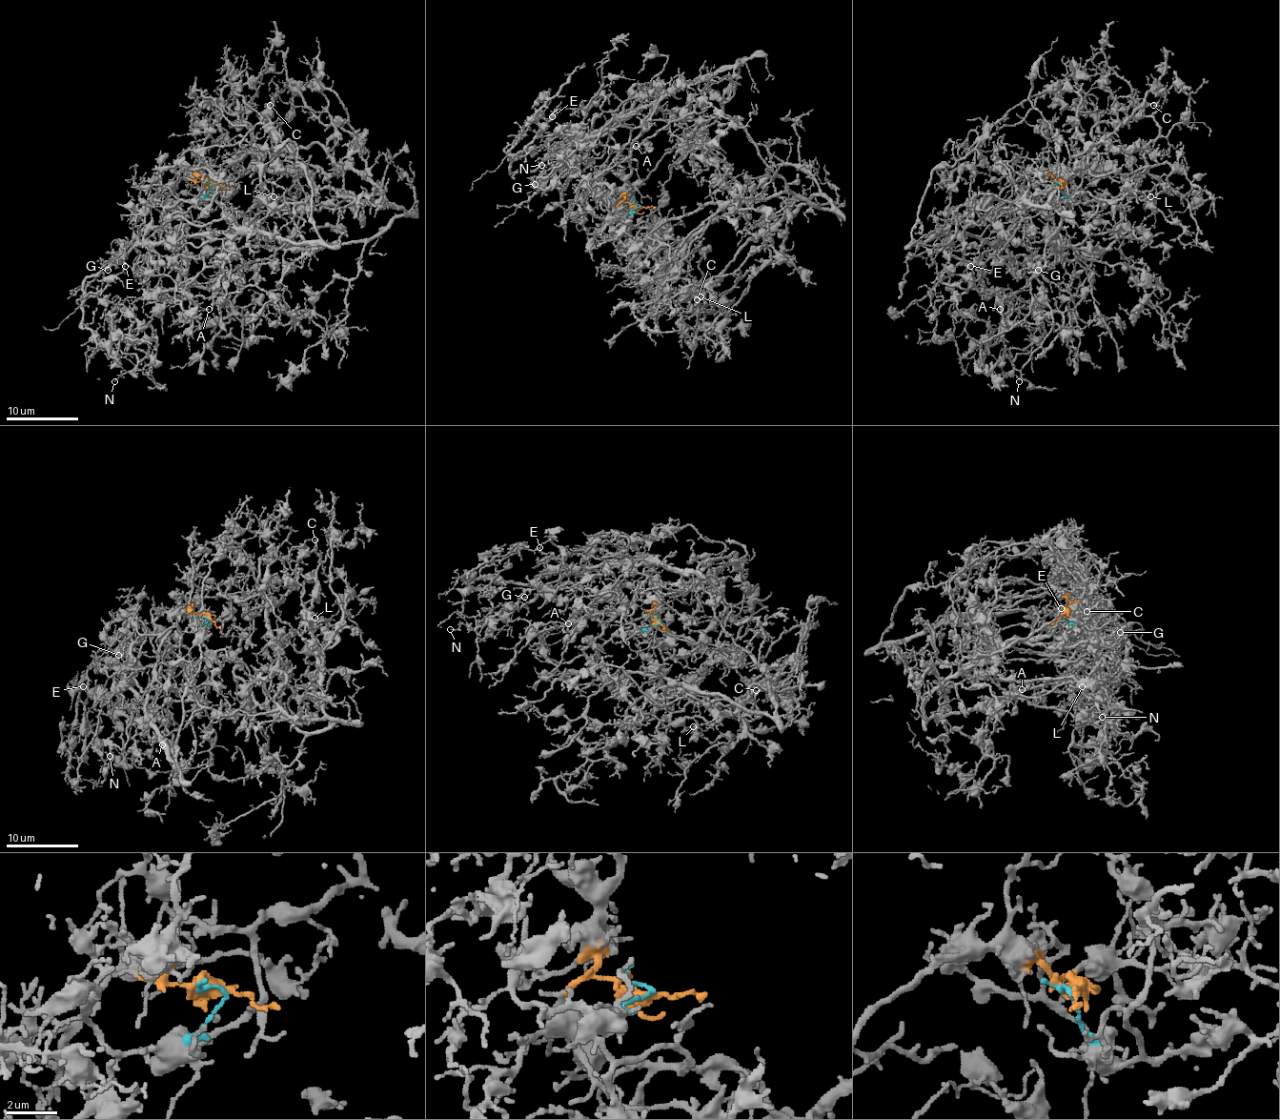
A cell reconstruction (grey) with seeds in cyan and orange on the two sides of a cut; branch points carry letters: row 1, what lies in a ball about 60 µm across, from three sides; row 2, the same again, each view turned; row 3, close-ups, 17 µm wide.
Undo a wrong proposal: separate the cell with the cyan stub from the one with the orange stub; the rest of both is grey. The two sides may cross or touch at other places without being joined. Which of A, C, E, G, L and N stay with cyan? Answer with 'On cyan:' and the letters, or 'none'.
On cyan: C, L

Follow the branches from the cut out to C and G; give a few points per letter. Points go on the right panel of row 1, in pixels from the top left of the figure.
C: (1059, 182), (1077, 201), (1097, 154), (1021, 203), (1045, 203), (1097, 143), (1145, 149), (1153, 105)
G: (1059, 182), (1021, 174), (997, 198), (1032, 209), (981, 236), (1017, 240), (1046, 265), (1037, 271)

